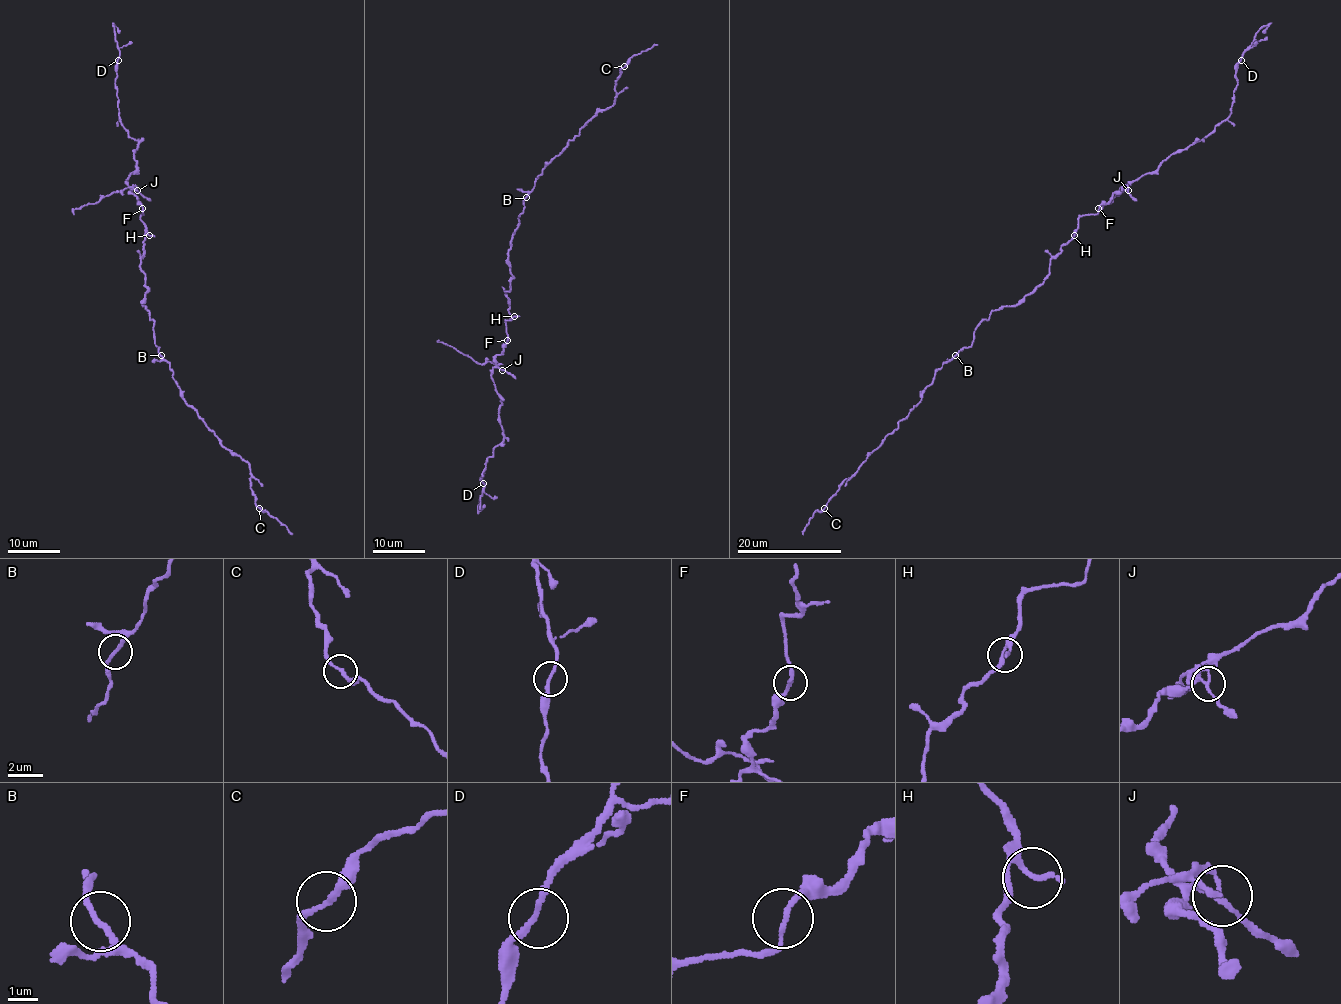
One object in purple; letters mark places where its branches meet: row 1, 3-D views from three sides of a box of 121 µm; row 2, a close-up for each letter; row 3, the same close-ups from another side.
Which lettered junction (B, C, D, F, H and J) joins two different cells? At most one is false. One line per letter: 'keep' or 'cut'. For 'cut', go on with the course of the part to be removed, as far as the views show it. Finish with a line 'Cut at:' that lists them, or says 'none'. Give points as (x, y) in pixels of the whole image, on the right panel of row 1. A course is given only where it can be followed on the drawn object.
B: keep
C: keep
D: keep
F: keep
H: keep
J: cut; course (1128, 190), (1123, 186), (1119, 190), (1122, 192), (1106, 203), (1098, 215)
Cut at: J

